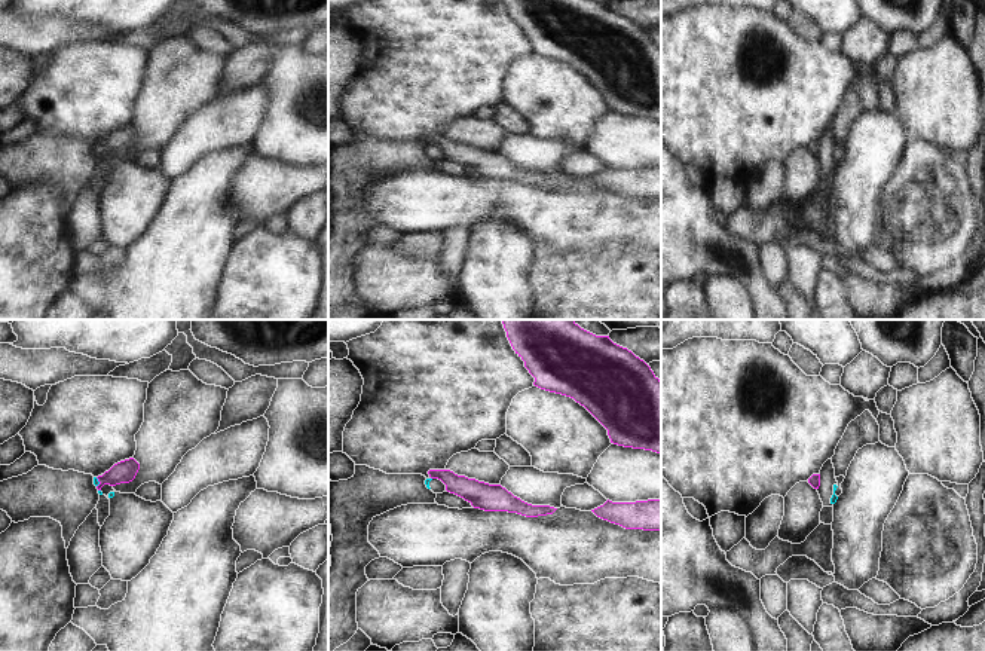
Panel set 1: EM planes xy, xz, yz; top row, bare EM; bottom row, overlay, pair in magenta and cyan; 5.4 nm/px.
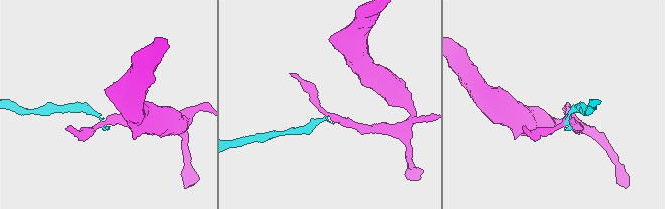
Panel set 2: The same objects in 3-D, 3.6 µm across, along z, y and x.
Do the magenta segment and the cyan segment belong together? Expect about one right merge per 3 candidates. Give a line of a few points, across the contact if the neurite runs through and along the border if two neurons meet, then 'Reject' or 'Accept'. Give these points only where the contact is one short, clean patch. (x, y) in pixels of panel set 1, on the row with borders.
Line: xy (95, 477), (97, 486). Reject

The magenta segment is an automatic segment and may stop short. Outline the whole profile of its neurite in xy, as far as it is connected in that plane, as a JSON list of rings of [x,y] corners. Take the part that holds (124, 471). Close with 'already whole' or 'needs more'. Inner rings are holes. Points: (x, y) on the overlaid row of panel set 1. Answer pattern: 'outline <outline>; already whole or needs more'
outline [[[134,458],[120,461],[114,464],[108,471],[105,471],[103,476],[97,477],[100,482],[97,489],[101,490],[104,485],[116,486],[120,483],[129,483],[135,479],[138,470],[140,464]]]; already whole

